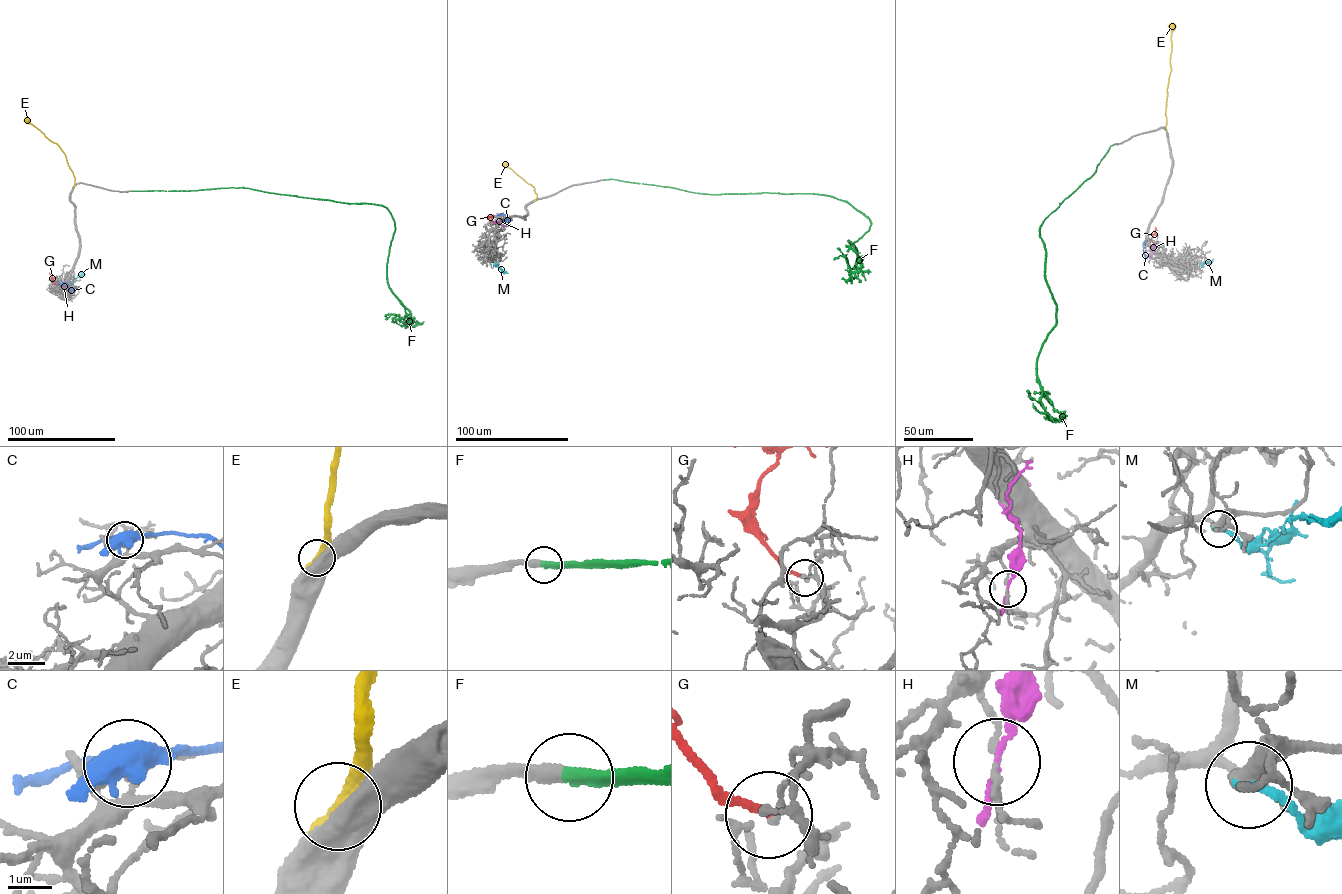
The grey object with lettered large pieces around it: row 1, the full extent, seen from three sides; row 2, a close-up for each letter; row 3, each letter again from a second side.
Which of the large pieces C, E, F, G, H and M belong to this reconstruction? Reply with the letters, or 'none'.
E, F

